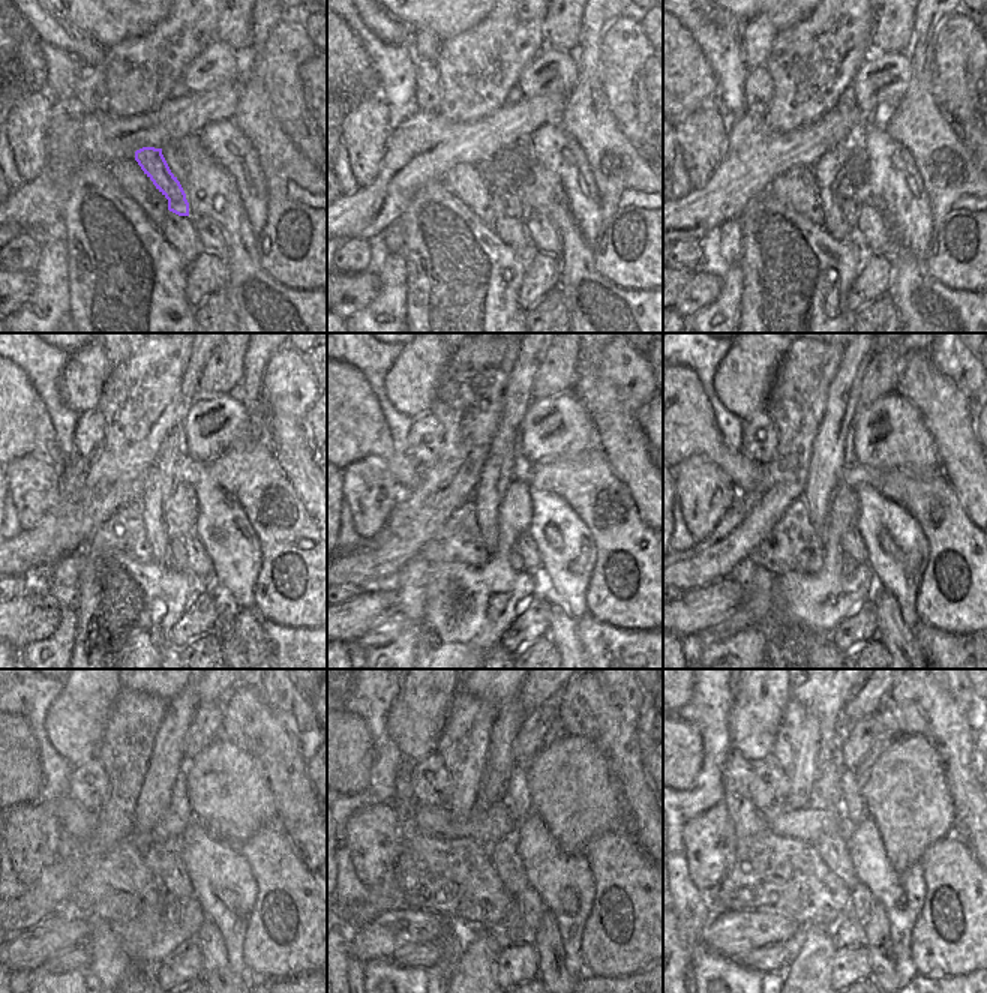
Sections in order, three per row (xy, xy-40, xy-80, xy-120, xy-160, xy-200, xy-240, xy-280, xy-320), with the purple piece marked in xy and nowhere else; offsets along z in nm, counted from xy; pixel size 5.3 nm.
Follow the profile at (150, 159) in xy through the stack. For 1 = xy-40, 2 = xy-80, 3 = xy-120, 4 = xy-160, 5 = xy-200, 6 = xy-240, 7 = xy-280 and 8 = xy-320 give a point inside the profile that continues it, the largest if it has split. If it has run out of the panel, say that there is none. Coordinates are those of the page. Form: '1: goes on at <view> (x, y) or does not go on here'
1: goes on at xy-40 (504, 186)
2: goes on at xy-80 (849, 207)
3: goes on at xy-120 (177, 548)
4: goes on at xy-160 (515, 560)
5: goes on at xy-200 (851, 564)
6: goes on at xy-240 (173, 909)
7: goes on at xy-280 (512, 930)
8: goes on at xy-320 (848, 932)

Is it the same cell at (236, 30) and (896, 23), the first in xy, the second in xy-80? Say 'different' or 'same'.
same

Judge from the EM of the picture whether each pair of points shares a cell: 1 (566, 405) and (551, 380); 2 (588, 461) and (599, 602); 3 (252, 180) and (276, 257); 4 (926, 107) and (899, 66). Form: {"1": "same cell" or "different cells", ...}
{"1": "different cells", "2": "same cell", "3": "different cells", "4": "different cells"}

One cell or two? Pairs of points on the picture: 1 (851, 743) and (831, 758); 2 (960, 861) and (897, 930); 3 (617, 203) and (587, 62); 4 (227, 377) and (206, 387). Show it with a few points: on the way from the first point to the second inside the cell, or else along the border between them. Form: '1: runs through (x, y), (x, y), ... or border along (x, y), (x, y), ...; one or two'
1: border along (846, 728), (840, 740), (840, 762), (845, 770); two
2: border along (923, 866), (926, 897), (911, 935); two
3: runs through (615, 168), (614, 158), (588, 120), (588, 96); one
4: runs through (222, 377), (210, 383); one

